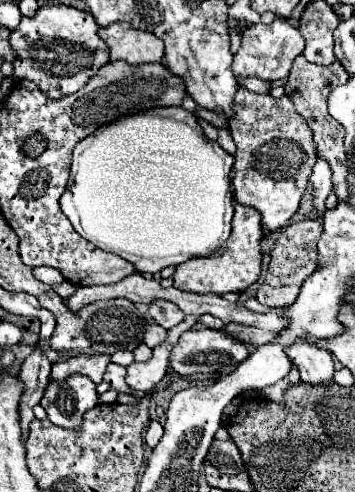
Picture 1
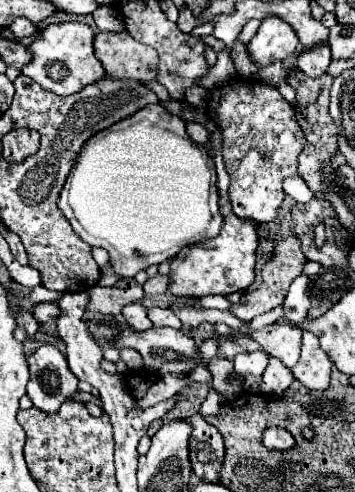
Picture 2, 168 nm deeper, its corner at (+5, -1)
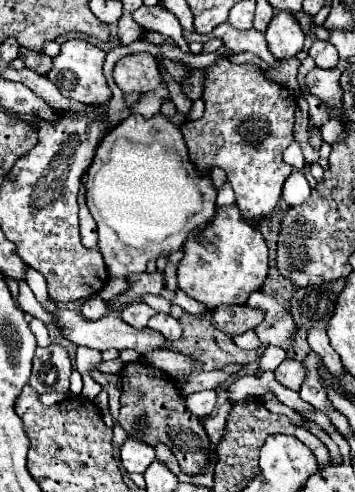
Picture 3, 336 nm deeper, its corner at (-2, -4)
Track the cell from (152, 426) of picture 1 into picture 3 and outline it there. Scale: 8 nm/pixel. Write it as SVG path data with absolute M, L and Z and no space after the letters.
M126 440L122 444L122 466L128 472L142 474L152 460L154 460L154 446L136 440Z

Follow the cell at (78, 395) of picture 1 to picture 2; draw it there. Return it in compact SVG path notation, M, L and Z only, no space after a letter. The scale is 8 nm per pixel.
M53 345L37 347L27 361L31 371L27 395L37 409L53 415L63 401L73 397L79 379L69 371L65 355Z

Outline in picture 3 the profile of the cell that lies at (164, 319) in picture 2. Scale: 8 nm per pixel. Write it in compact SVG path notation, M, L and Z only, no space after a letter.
M156 314L156 316L152 316L148 326L152 330L158 330L166 340L178 340L180 334L182 334L180 322L174 316L170 316L170 314Z

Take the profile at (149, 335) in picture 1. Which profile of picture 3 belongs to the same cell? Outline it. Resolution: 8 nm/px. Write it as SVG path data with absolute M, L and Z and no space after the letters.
M136 302L136 304L130 304L128 308L122 310L122 318L134 326L134 328L146 328L148 326L148 320L156 314L156 310L152 310L148 304L144 302Z

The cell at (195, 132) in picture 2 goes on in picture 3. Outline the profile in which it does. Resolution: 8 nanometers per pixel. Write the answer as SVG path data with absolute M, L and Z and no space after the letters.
M222 58L206 68L202 98L206 102L204 116L196 122L186 122L182 126L182 134L188 144L190 158L202 172L210 172L214 166L224 168L228 172L228 182L236 192L236 206L240 208L246 220L258 222L276 210L276 206L282 200L282 184L294 172L294 168L286 164L282 158L288 142L290 144L294 142L292 136L294 108L296 108L294 96L284 86L270 82L258 66L232 64L228 58Z

